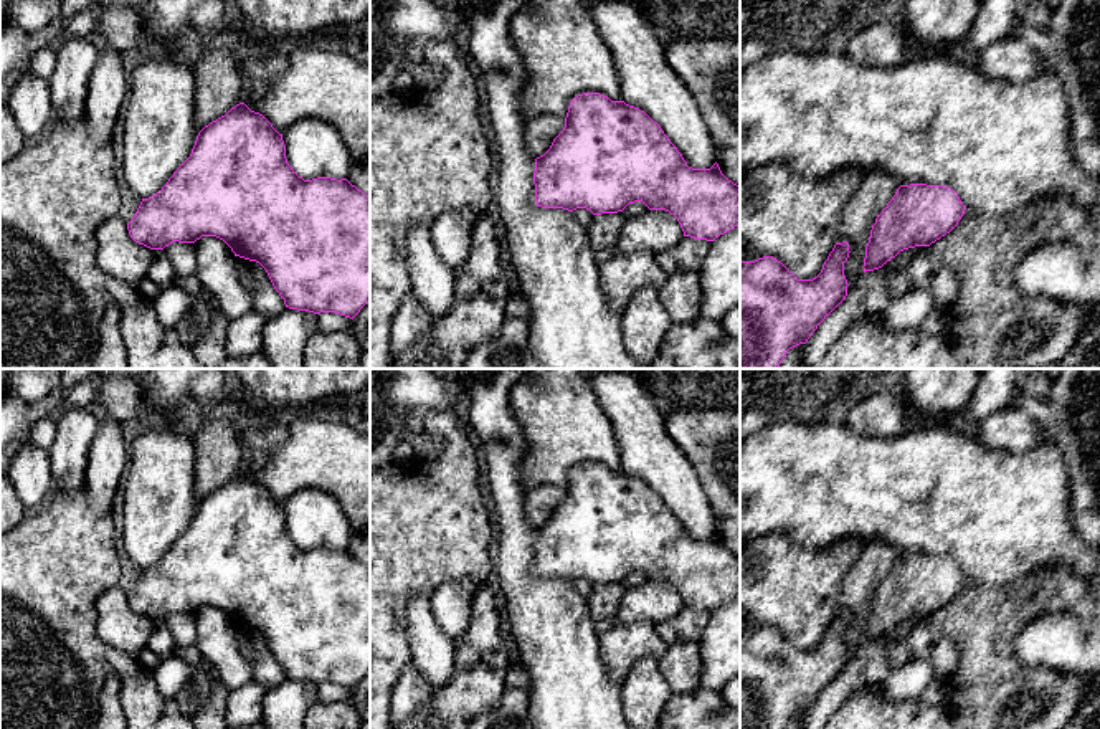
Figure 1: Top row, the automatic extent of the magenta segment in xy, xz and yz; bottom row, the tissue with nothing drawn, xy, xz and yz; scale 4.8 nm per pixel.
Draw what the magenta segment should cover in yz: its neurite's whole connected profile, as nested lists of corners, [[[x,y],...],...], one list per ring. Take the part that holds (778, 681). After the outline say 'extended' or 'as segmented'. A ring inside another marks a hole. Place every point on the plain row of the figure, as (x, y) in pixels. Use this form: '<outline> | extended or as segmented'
[[[836,613],[821,643],[798,650],[781,631],[763,627],[740,633],[740,729],[785,729],[788,721],[806,714],[818,696],[846,669],[844,633],[849,613]]] | as segmented

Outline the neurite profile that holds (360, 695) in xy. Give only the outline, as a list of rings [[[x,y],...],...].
[[[370,671],[352,689],[352,704],[362,722],[370,722]]]

